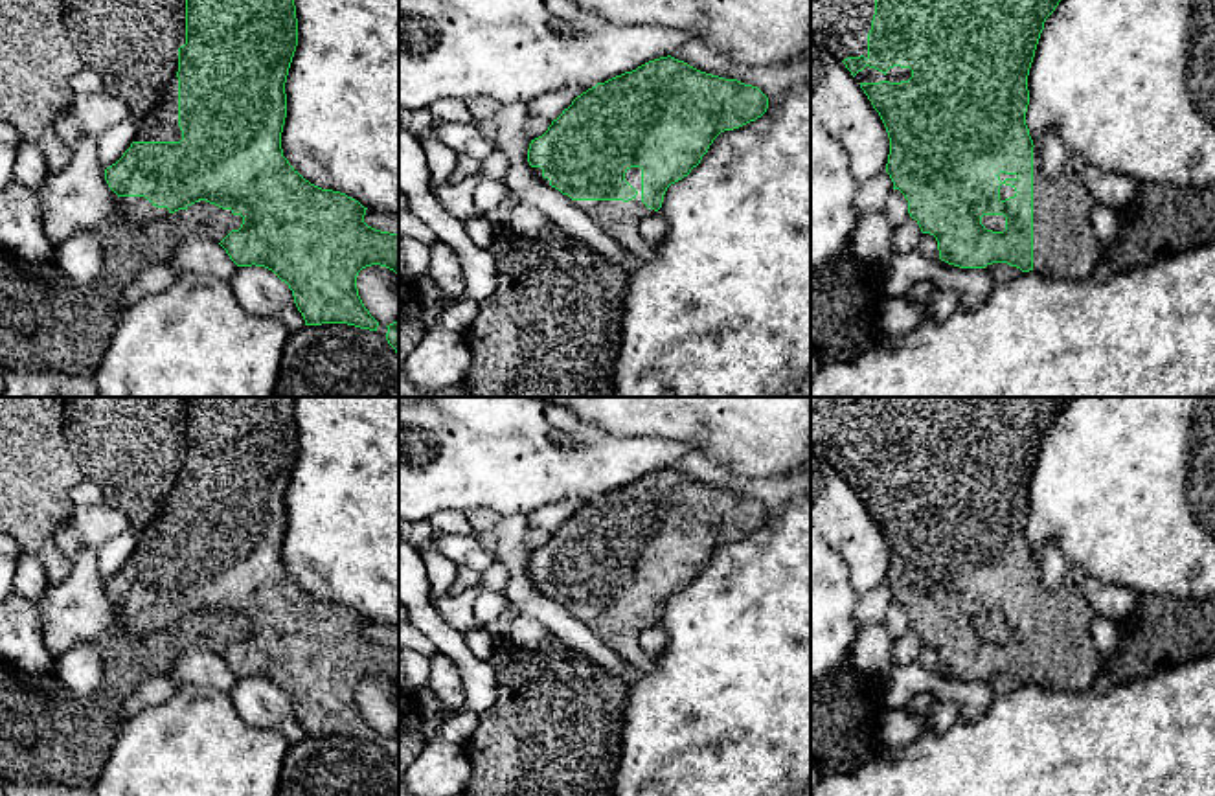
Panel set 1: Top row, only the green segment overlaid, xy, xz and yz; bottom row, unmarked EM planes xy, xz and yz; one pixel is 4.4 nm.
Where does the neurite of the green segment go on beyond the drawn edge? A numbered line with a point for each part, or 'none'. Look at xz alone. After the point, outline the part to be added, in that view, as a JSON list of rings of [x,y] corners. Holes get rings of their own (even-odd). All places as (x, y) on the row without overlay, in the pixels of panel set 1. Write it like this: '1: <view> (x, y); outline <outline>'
1: xz (620, 631); outline [[[630,579],[625,585],[625,592],[638,603],[638,607],[629,612],[572,612],[564,607],[575,620],[579,620],[588,631],[592,631],[605,645],[614,649],[618,654],[623,656],[627,664],[630,664],[636,671],[645,673],[653,667],[654,658],[645,653],[640,645],[640,636],[647,627],[656,625],[654,621],[647,620],[642,614],[642,581]]]

